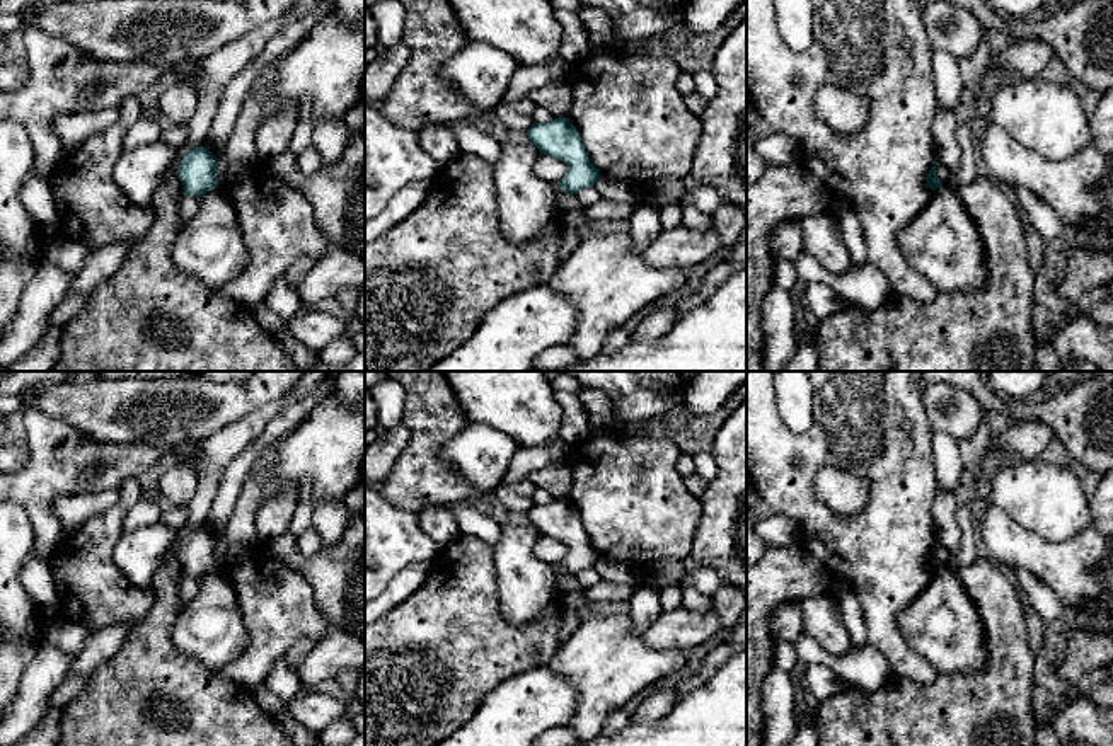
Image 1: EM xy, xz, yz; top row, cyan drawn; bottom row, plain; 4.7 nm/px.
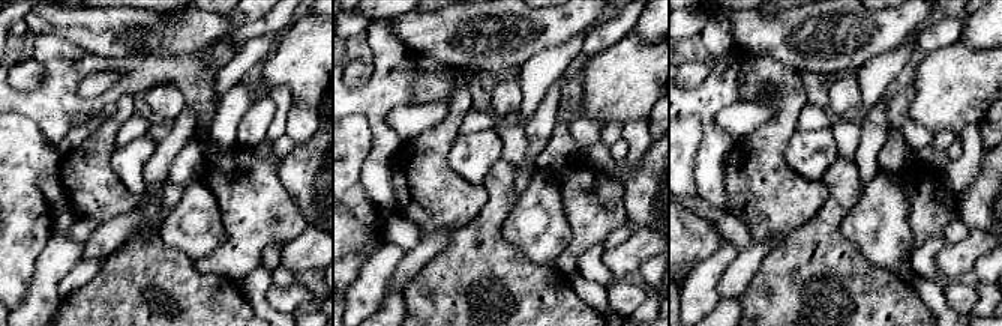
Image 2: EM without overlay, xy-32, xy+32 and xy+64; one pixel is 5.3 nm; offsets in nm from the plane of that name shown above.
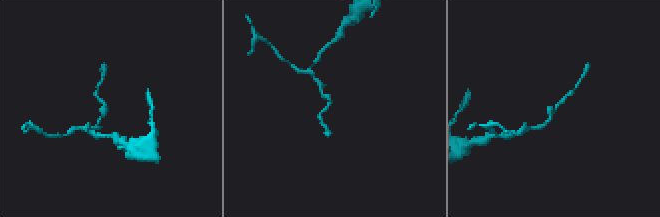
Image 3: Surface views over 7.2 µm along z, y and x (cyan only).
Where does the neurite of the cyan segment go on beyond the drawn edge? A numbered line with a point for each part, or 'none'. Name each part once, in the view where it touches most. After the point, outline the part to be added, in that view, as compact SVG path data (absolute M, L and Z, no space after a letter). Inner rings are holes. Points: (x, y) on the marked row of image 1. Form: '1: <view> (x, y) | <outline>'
none

